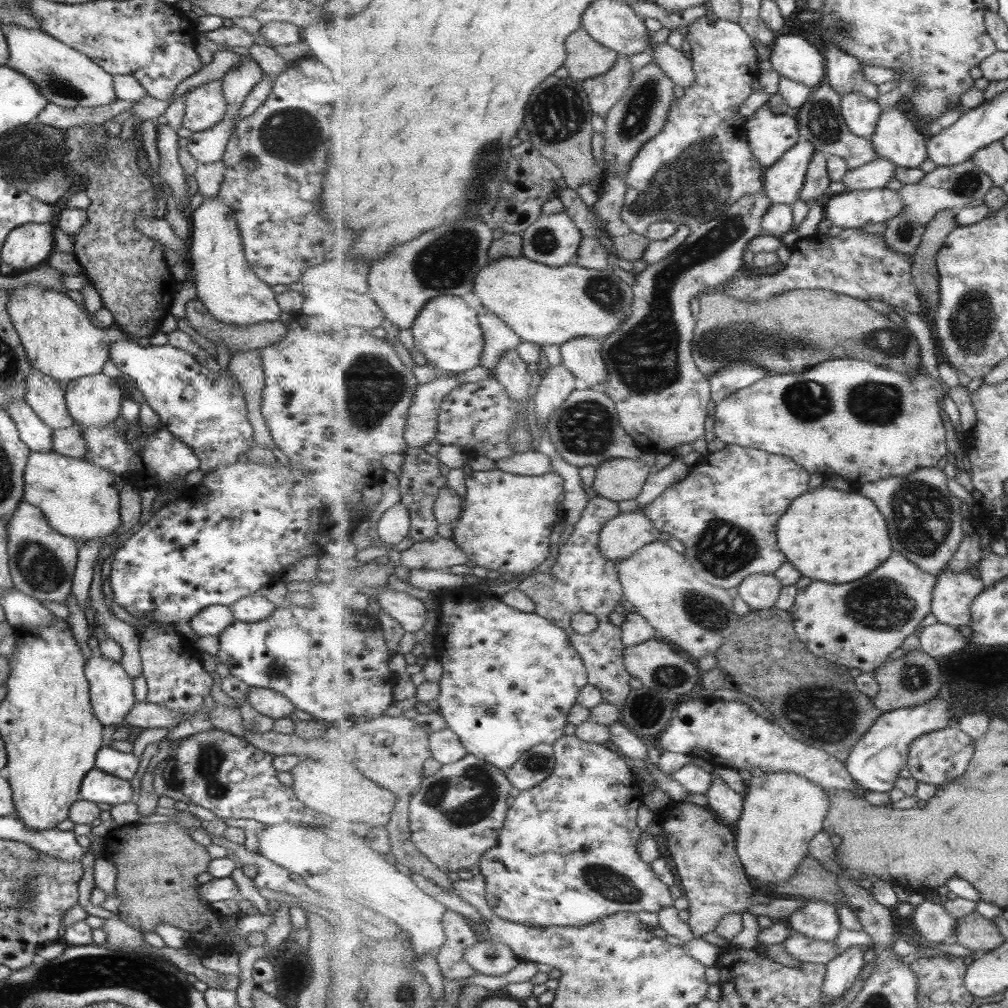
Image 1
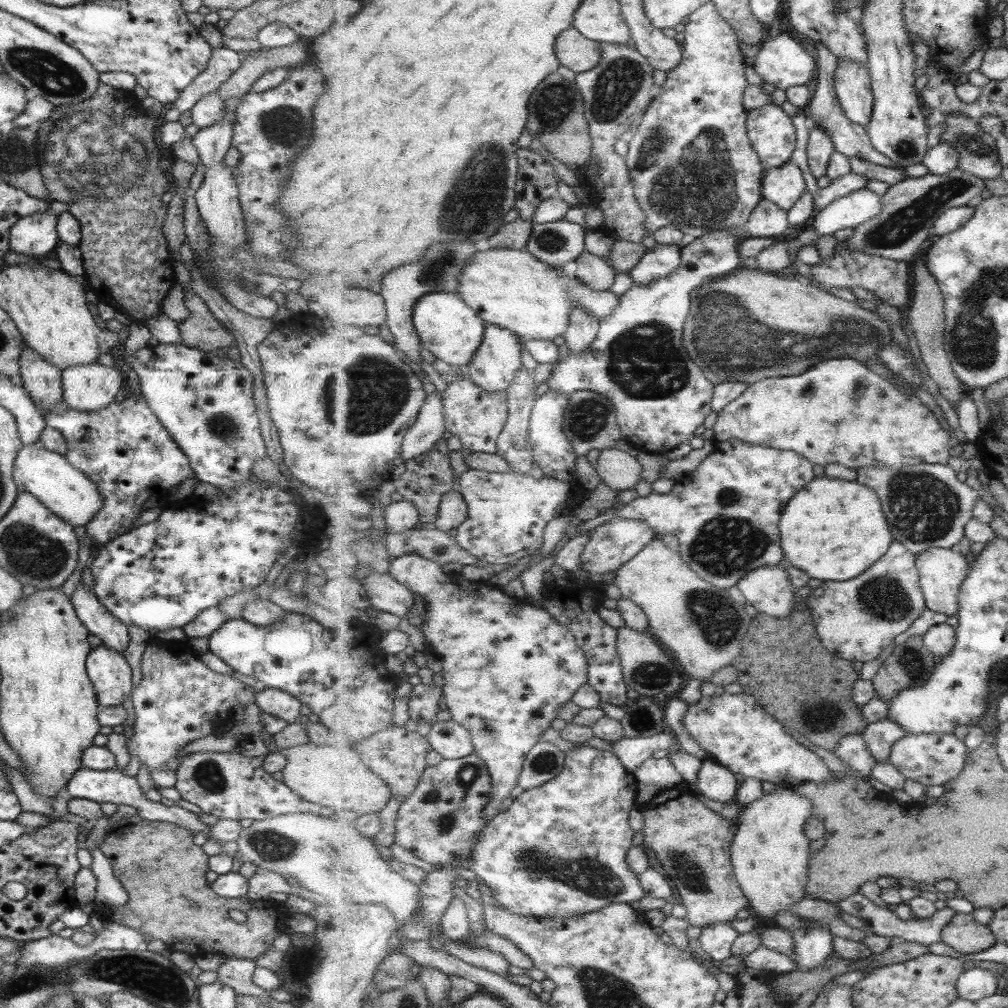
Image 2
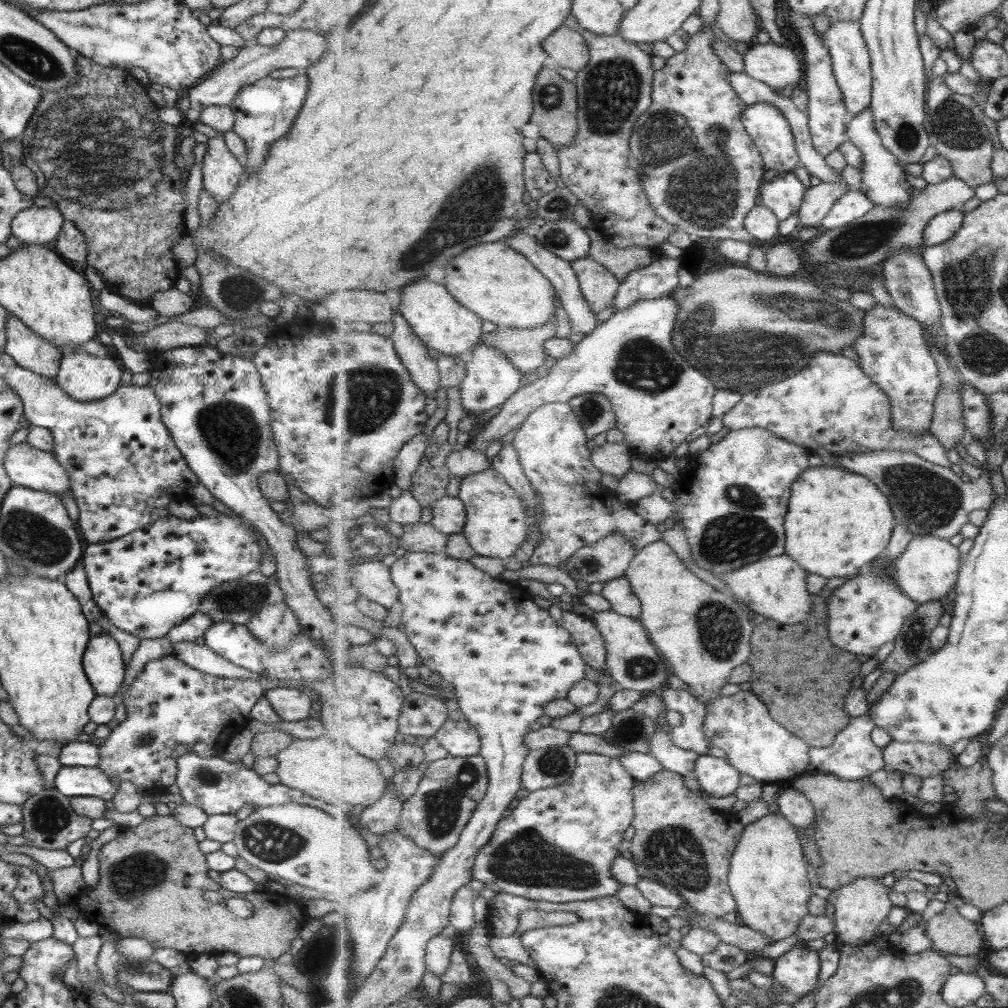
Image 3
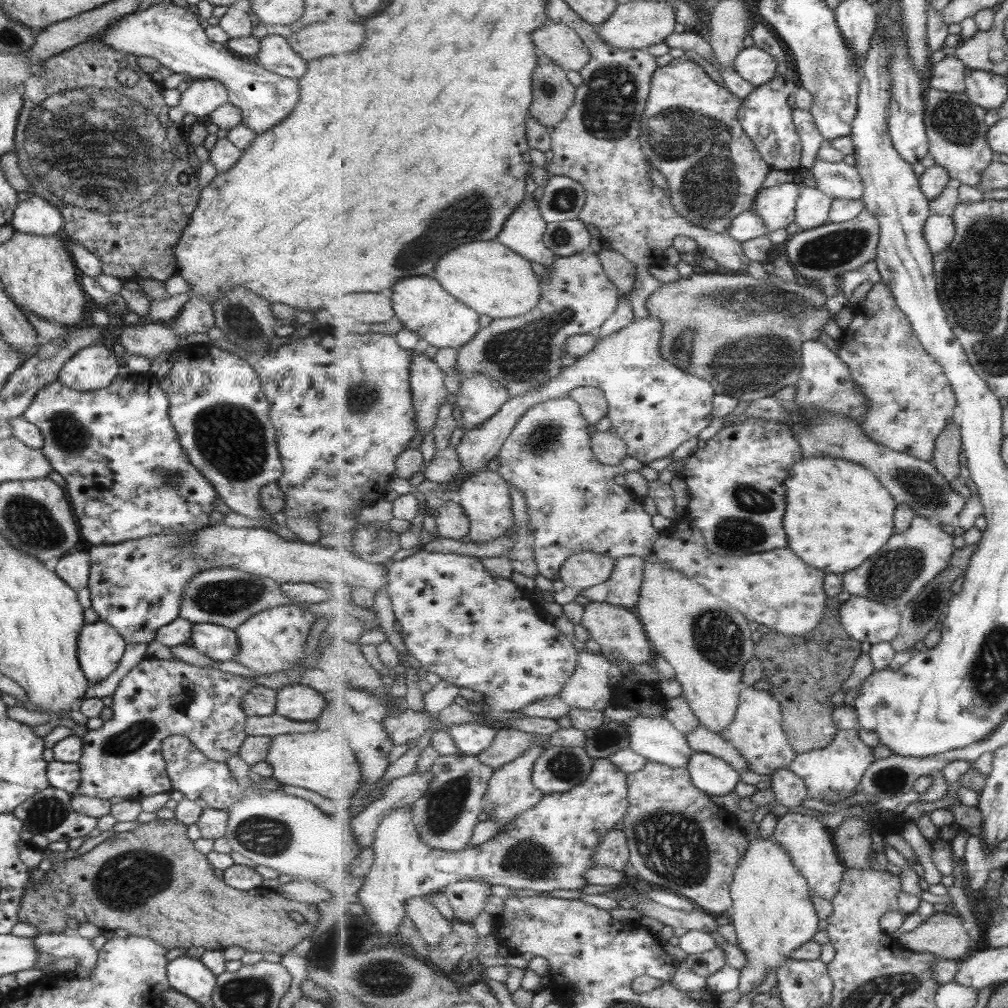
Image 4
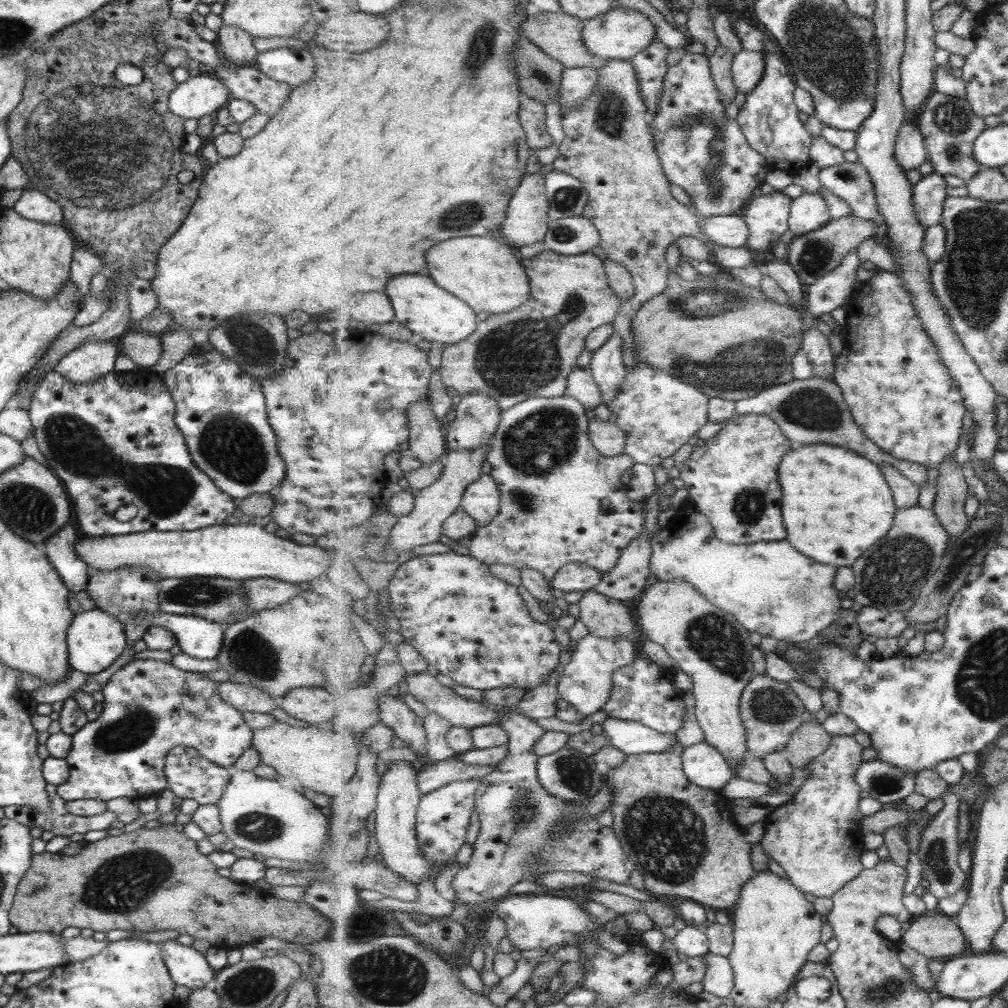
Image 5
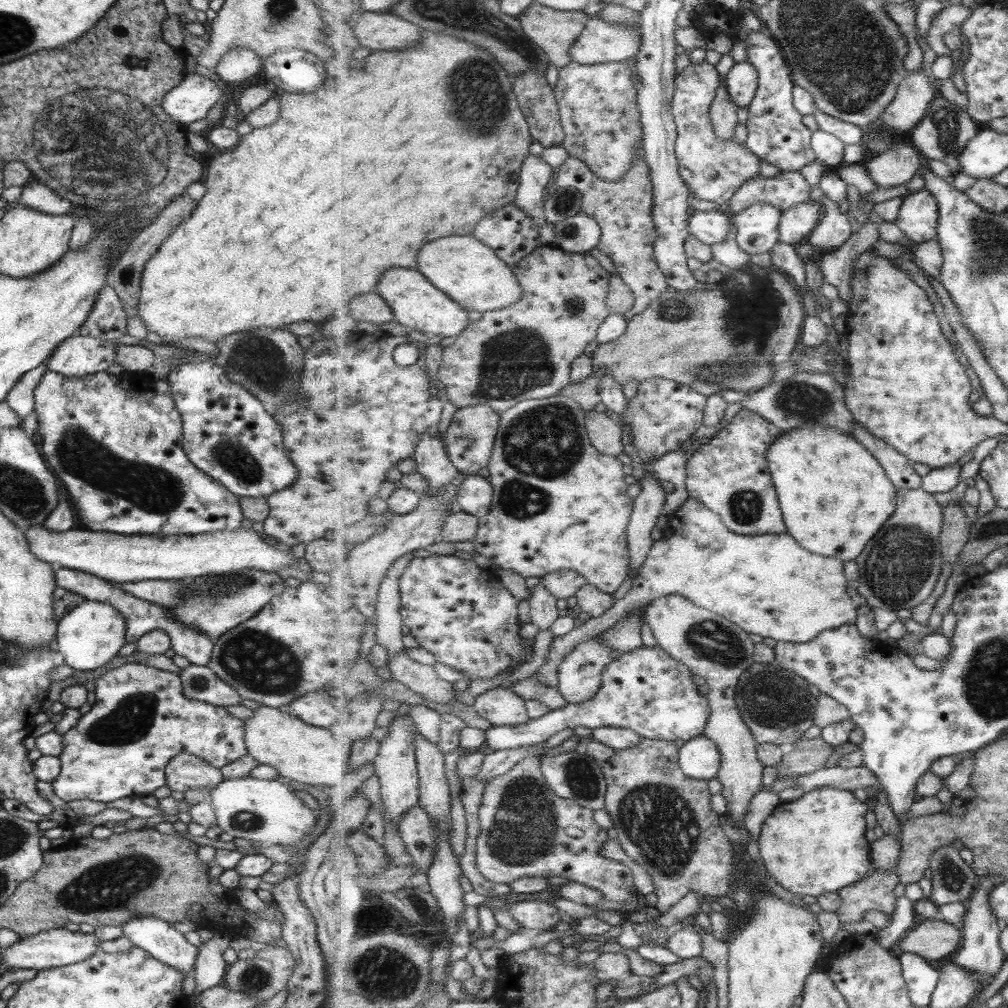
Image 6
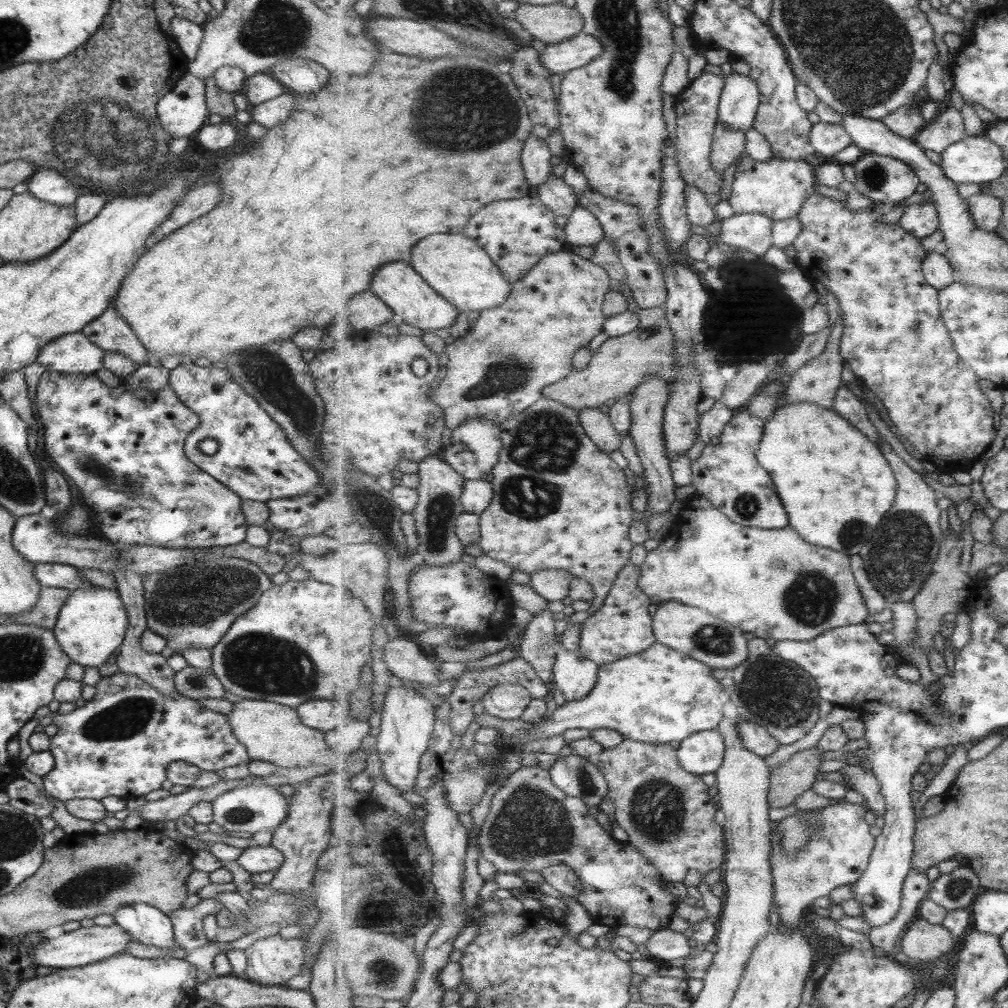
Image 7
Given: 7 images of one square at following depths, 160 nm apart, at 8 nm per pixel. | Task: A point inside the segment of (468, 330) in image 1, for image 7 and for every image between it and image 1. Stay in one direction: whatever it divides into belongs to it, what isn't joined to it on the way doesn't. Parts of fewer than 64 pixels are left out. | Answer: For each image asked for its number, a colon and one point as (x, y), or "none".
2: (448, 326)
3: (442, 322)
4: (422, 304)
5: (432, 313)
6: (418, 305)
7: (398, 283)

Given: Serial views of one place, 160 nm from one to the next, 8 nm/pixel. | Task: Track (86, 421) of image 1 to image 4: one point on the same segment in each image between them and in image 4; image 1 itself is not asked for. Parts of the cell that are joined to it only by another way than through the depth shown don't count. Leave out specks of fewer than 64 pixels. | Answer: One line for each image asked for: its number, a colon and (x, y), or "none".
2: (85, 387)
3: (83, 377)
4: (93, 367)

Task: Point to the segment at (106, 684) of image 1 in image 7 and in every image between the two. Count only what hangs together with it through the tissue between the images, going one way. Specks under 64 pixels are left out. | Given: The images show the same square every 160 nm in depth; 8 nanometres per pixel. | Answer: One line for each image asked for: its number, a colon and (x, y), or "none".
2: (110, 676)
3: (102, 663)
4: (98, 647)
5: (94, 639)
6: (89, 635)
7: (91, 622)

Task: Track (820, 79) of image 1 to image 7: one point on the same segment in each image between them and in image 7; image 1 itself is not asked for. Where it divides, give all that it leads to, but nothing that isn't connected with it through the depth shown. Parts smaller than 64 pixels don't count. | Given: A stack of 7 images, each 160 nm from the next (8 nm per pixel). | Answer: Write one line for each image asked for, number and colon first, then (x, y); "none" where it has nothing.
2: (782, 61)
3: (778, 66)
4: (757, 66)
5: (749, 67)
6: (743, 80)
7: (740, 101)

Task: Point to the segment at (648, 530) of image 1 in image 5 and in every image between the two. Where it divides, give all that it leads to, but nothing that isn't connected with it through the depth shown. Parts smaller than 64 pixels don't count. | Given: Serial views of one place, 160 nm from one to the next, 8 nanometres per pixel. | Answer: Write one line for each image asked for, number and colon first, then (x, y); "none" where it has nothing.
2: (616, 542)
3: (608, 559)
4: (587, 569)
5: (574, 577)

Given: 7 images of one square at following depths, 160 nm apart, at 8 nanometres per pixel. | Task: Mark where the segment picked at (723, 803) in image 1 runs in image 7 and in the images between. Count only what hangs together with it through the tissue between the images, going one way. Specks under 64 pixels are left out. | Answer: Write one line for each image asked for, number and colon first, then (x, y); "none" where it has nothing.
2: (715, 781)
3: (716, 776)
4: (713, 775)
5: (704, 765)
6: (700, 758)
7: (702, 753)

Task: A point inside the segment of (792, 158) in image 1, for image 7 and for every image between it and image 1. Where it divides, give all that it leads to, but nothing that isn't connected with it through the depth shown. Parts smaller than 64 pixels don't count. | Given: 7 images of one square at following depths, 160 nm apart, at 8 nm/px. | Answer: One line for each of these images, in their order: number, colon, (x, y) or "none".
2: (785, 185)
3: (784, 194)
4: (777, 205)
5: (768, 216)
6: (756, 228)
7: (753, 232)

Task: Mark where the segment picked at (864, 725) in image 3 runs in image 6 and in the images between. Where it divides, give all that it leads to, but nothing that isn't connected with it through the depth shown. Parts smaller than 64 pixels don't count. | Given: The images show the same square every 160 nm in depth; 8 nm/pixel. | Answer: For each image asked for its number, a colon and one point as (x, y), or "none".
4: (835, 771)
5: (814, 839)
6: (814, 845)

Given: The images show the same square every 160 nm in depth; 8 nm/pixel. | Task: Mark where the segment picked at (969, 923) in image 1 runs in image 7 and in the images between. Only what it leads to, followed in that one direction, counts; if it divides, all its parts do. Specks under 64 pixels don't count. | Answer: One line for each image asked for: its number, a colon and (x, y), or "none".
2: (963, 934)
3: (950, 932)
4: (943, 934)
5: (936, 935)
6: (933, 939)
7: (922, 941)

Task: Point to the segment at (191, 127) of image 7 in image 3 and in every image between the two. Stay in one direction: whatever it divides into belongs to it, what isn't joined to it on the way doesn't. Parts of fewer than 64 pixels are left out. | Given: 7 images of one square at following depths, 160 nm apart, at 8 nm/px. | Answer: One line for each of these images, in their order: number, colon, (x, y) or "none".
3: (300, 49)
4: (201, 97)
5: (201, 94)
6: (188, 102)

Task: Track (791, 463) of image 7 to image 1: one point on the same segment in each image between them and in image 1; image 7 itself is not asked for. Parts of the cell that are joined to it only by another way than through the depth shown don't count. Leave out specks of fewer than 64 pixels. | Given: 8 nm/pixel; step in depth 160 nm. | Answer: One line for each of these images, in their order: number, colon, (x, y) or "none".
1: (837, 537)
2: (834, 529)
3: (839, 521)
4: (857, 520)
5: (836, 503)
6: (835, 494)

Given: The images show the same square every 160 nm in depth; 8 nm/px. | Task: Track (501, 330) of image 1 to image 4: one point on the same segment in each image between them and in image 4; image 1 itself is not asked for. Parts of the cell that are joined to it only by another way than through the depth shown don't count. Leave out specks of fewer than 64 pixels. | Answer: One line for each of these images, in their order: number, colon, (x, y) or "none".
2: (495, 366)
3: (492, 379)
4: (479, 397)

